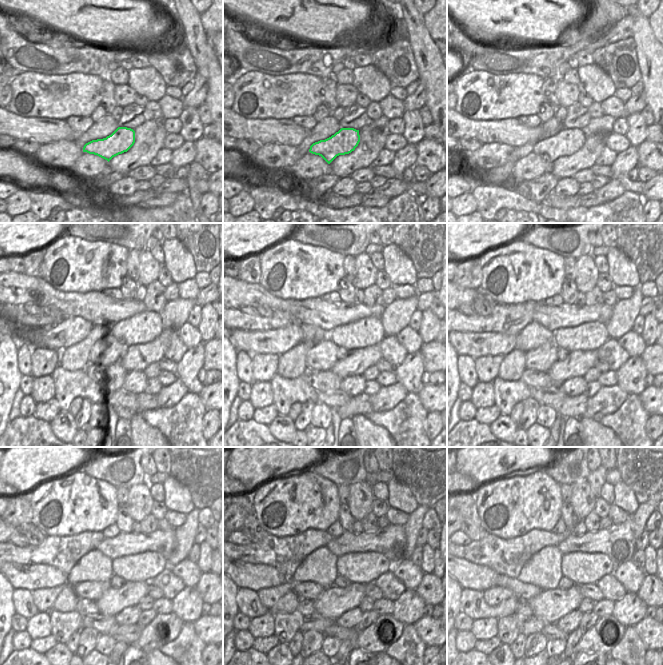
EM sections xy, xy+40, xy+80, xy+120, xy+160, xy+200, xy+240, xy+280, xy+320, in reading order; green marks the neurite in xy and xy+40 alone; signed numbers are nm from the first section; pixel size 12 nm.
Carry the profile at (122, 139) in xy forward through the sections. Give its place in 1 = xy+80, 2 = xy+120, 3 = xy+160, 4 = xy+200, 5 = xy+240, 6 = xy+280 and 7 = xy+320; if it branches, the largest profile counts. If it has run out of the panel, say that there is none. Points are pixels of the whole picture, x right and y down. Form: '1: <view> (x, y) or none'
1: xy+80 (568, 141)
2: xy+120 (111, 374)
3: xy+160 (319, 380)
4: xy+200 (536, 379)
5: xy+240 (84, 607)
6: xy+280 (306, 607)
7: xy+320 (523, 608)

